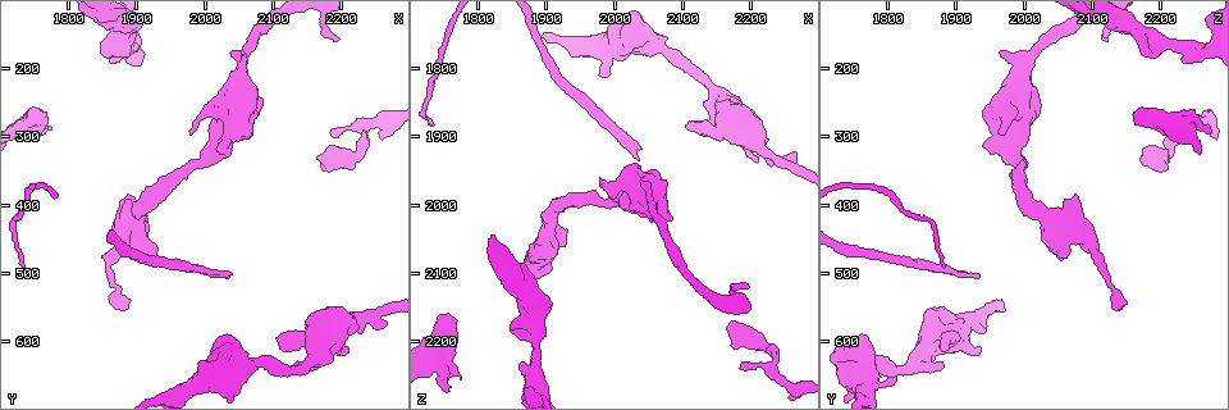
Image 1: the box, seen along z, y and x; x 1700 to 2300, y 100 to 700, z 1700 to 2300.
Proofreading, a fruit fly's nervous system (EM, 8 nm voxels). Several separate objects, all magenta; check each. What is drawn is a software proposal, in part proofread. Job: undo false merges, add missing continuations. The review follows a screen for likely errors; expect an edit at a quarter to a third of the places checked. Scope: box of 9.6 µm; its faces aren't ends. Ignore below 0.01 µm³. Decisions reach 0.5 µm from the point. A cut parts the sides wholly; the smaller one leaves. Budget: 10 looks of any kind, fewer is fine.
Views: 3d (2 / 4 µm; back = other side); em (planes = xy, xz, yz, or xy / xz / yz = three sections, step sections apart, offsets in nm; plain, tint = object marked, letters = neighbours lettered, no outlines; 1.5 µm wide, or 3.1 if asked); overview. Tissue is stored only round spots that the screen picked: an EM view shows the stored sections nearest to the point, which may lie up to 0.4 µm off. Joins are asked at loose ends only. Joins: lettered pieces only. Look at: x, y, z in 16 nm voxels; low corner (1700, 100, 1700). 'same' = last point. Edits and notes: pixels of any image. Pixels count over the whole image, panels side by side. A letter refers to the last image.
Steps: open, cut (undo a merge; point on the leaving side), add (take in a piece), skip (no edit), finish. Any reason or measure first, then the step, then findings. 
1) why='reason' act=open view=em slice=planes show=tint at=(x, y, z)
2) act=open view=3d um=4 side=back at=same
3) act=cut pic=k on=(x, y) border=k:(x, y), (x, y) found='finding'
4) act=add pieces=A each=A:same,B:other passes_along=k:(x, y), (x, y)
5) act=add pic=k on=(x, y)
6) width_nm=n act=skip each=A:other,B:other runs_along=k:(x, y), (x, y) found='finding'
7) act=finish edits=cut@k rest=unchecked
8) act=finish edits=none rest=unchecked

why='free end' act=open view=3d um=2 at=(2040, 180, 1960)

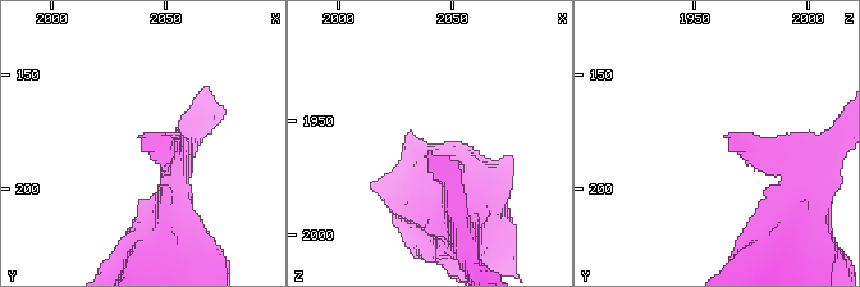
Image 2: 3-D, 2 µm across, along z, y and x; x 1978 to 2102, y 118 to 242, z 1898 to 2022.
why='shape alone is not enough' act=open view=em slice=xz step=8 show=tint at=(2041, 177, 1963)

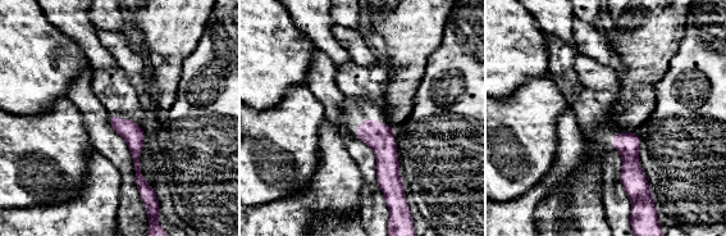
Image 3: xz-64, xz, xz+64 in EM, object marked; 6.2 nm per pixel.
why='another direction' act=open view=em slice=planes show=letters at=same

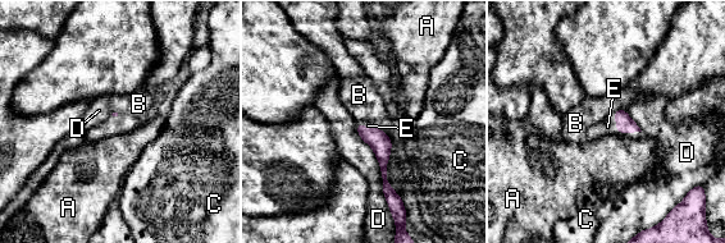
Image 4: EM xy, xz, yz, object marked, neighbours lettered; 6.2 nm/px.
longest_contact=D:600nm act=add pieces=E each=A:other,B:other,C:other,D:other,E:same passes_along=4:(624, 123), (621, 132), (607, 127) found='the neuron continues'

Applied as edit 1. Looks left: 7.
act=open view=overview

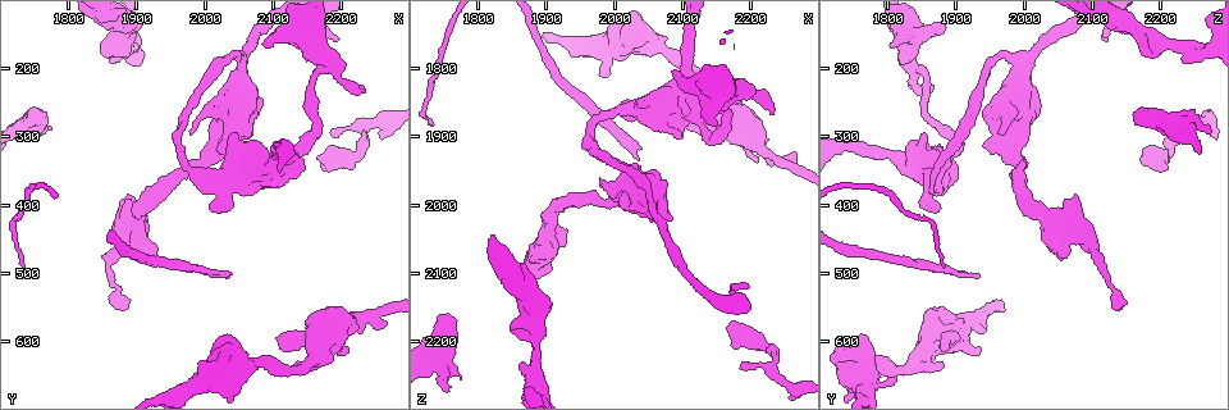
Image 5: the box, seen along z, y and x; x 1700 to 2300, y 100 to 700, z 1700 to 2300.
why='thick end' act=open view=em slice=xz step=8 show=letters at=(1755, 270, 2165)

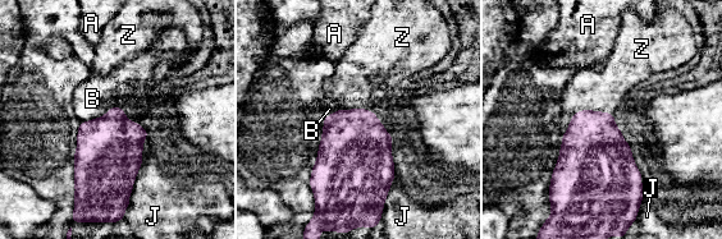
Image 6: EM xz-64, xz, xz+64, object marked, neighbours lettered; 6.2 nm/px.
act=open view=em slice=planes show=letters at=same

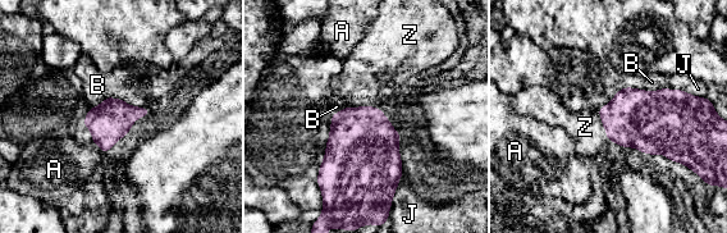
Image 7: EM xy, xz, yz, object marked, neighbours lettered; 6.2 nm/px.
longest_contact=Z:240nm act=add pieces=Z each=A:other,B:other,J:other,Z:same passes_along=7:(362, 146), (364, 106), (374, 68) found='it goes on there'

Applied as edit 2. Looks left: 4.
act=open view=em slice=xy step=8 show=letters at=(2035, 505, 1935)

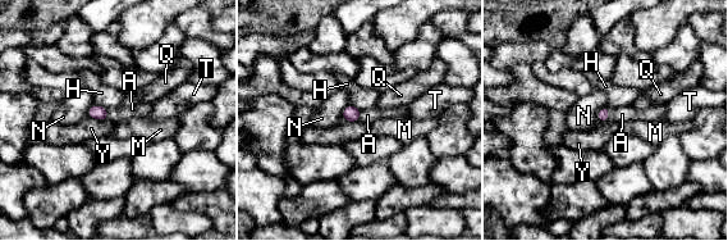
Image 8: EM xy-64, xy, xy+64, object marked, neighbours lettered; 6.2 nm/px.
why='cut it another way' act=open view=em slice=planes show=letters at=same

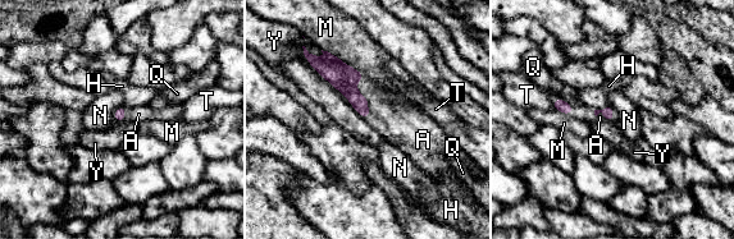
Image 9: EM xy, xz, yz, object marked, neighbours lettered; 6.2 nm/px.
act=add pieces=A each=A:same,H:other,M:other,N:other,Q:other,T:other,Y:other passes_along=9:(342, 77), (366, 105), (402, 122) found='it goes on there'

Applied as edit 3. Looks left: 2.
act=finish edits=add@4,add@7,add@9 rest=unchecked

